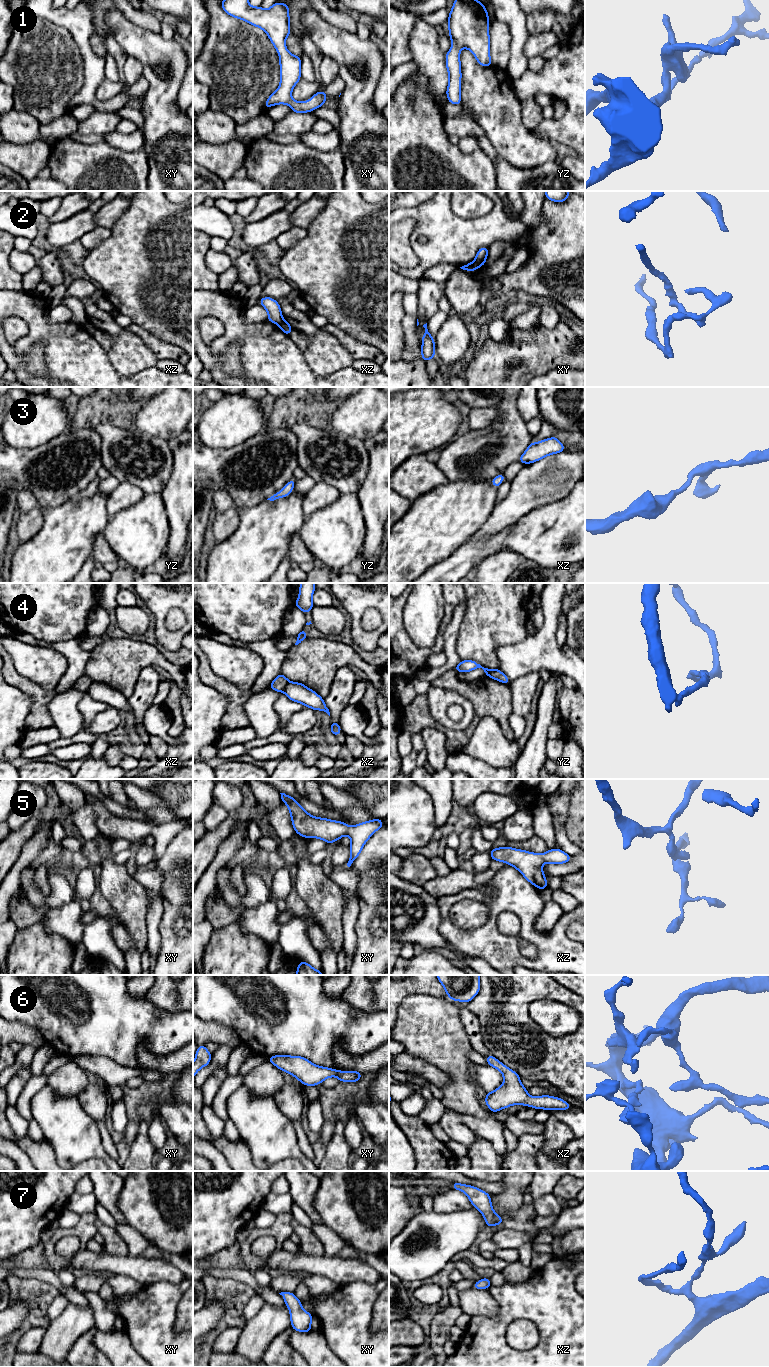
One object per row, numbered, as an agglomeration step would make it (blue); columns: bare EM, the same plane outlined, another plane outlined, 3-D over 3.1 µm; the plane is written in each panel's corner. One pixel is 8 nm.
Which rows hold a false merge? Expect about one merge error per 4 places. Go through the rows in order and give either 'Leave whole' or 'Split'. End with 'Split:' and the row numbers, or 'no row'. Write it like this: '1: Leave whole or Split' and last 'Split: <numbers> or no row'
1: Leave whole
2: Split
3: Leave whole
4: Split
5: Leave whole
6: Leave whole
7: Leave whole
Split: 2, 4

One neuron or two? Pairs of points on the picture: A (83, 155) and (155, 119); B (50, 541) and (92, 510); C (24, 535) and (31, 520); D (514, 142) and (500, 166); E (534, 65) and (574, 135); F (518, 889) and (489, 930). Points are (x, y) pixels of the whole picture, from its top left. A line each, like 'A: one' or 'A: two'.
A: two
B: one
C: one
D: two
E: two
F: one

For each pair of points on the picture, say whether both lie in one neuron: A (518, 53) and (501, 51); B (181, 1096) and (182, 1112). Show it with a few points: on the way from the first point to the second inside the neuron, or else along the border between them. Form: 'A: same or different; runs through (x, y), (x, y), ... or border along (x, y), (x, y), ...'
A: different; border along (510, 28), (510, 58), (506, 68)
B: different; border along (171, 1100), (182, 1104)

